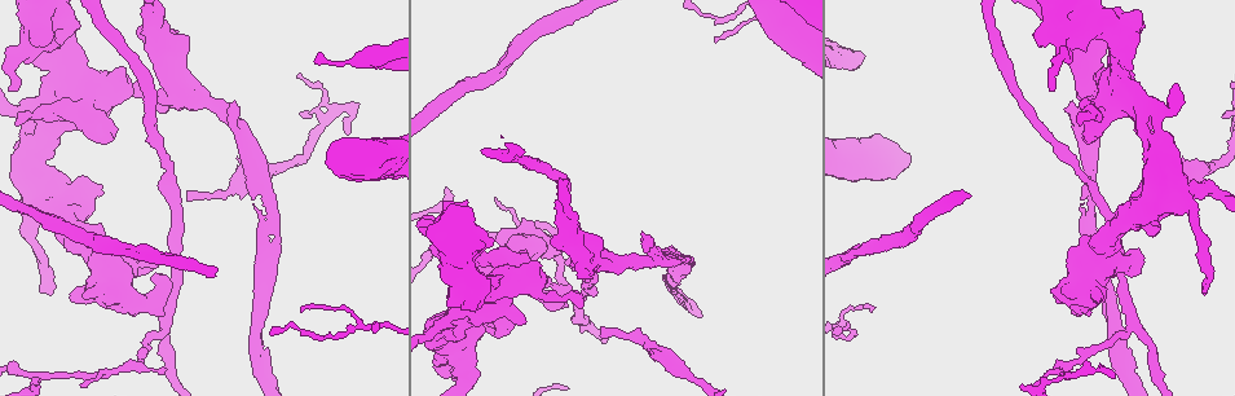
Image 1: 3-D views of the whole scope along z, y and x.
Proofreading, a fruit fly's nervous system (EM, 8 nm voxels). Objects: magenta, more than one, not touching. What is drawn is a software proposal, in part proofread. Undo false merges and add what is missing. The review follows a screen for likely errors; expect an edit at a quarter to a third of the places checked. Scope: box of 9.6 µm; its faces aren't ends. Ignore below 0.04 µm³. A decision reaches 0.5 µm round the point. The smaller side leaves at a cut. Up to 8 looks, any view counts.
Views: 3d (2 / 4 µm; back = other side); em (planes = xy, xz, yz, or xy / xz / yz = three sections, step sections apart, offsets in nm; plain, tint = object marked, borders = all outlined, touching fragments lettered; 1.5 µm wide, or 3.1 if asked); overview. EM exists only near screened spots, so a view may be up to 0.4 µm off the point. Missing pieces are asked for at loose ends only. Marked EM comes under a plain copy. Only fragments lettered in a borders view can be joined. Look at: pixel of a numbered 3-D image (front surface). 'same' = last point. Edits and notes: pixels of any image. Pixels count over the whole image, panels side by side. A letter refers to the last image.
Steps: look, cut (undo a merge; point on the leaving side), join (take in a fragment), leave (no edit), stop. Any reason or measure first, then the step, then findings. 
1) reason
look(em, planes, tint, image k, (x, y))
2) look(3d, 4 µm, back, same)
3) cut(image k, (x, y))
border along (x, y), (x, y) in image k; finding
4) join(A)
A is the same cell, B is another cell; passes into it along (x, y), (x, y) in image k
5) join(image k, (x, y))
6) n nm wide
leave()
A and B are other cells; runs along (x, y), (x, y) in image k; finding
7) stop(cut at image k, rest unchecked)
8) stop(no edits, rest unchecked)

thick turns thin
look(em, planes, tint, image 1, (39, 165))

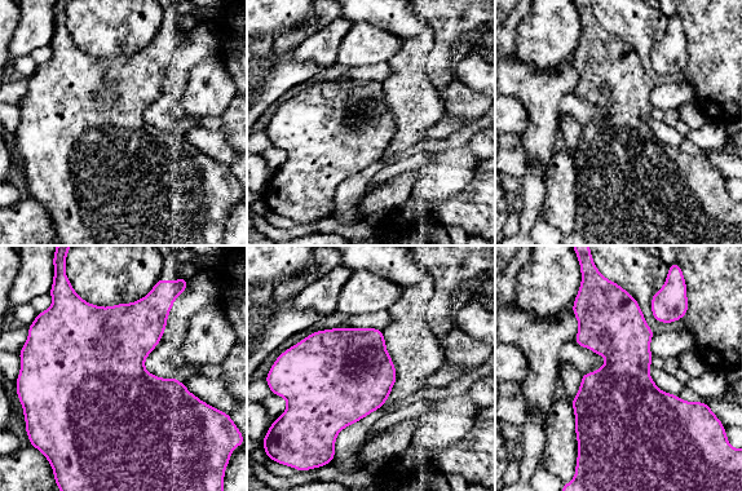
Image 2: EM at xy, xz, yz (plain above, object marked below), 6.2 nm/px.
look(em, planes, borders, same)

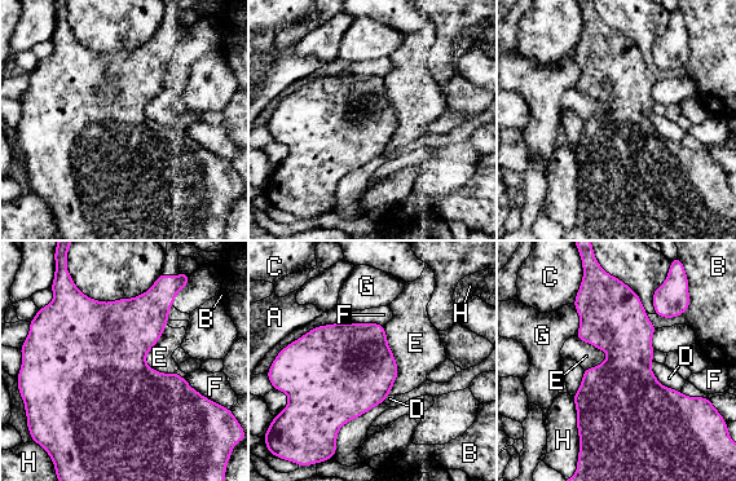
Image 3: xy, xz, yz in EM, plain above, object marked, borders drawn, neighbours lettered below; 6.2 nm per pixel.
E touches over 420 nm
leave()
A, B, C, D, E, F, G and H are other cells; border along (383, 326), (397, 367), (389, 393) in image 3; continuous, no second cell

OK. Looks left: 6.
an open end
look(em, xy, step 4, tint, image 1, (45, 292))

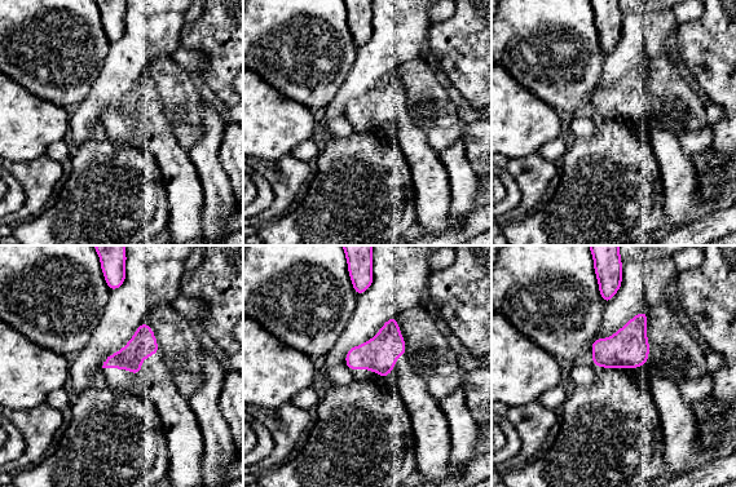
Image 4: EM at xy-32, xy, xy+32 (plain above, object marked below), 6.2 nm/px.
look(em, planes, borders, same)

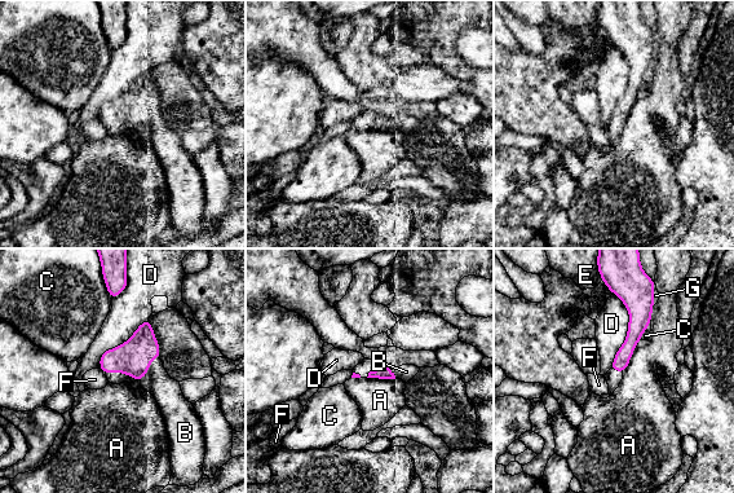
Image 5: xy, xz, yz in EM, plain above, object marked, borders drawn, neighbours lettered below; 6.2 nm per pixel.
join(B)
B is the same cell, A, C, D, E, F and G are other cells; it goes on there

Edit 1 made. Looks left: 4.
look(overview)

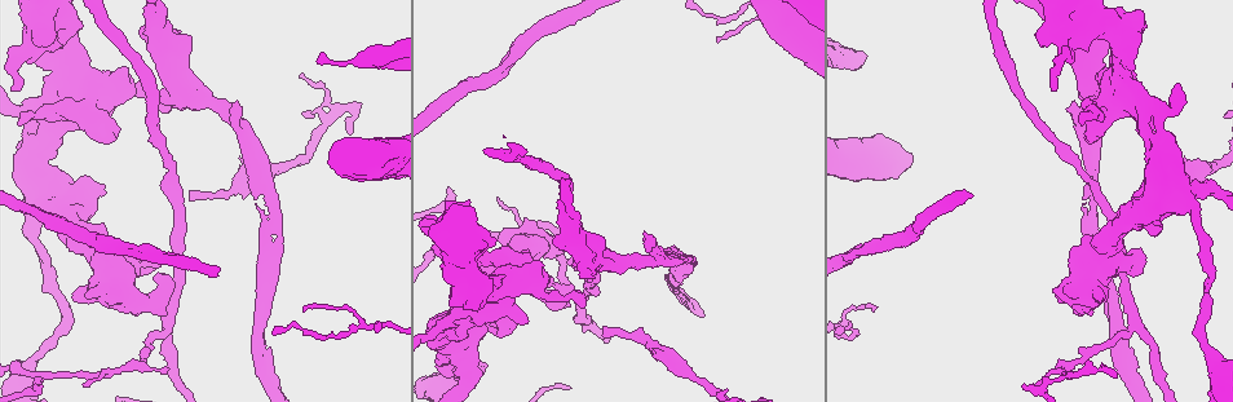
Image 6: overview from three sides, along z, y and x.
free end
look(em, planes, borders, image 6, (606, 336))

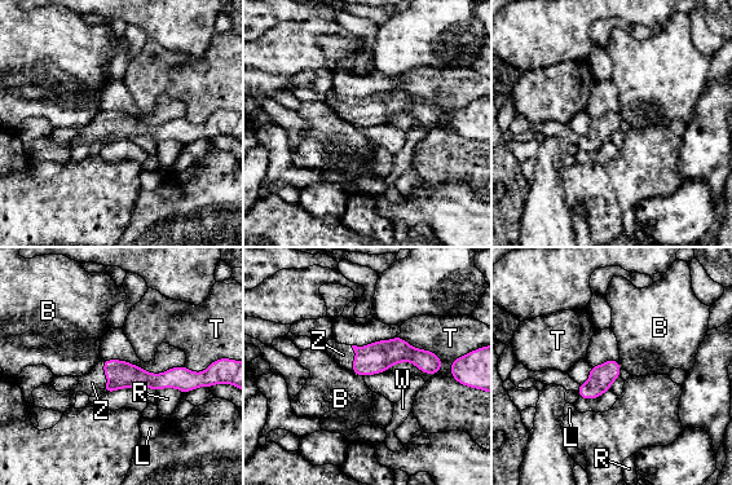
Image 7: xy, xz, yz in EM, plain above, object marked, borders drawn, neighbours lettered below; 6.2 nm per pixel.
150 nm wide
join(Z)
Z is the same cell, B, L, R, T and W are other cells; passes into it along (120, 374), (105, 374), (92, 383) in image 7; it goes on there

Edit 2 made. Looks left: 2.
stop(join at image 5, join at image 7, rest unchecked)

